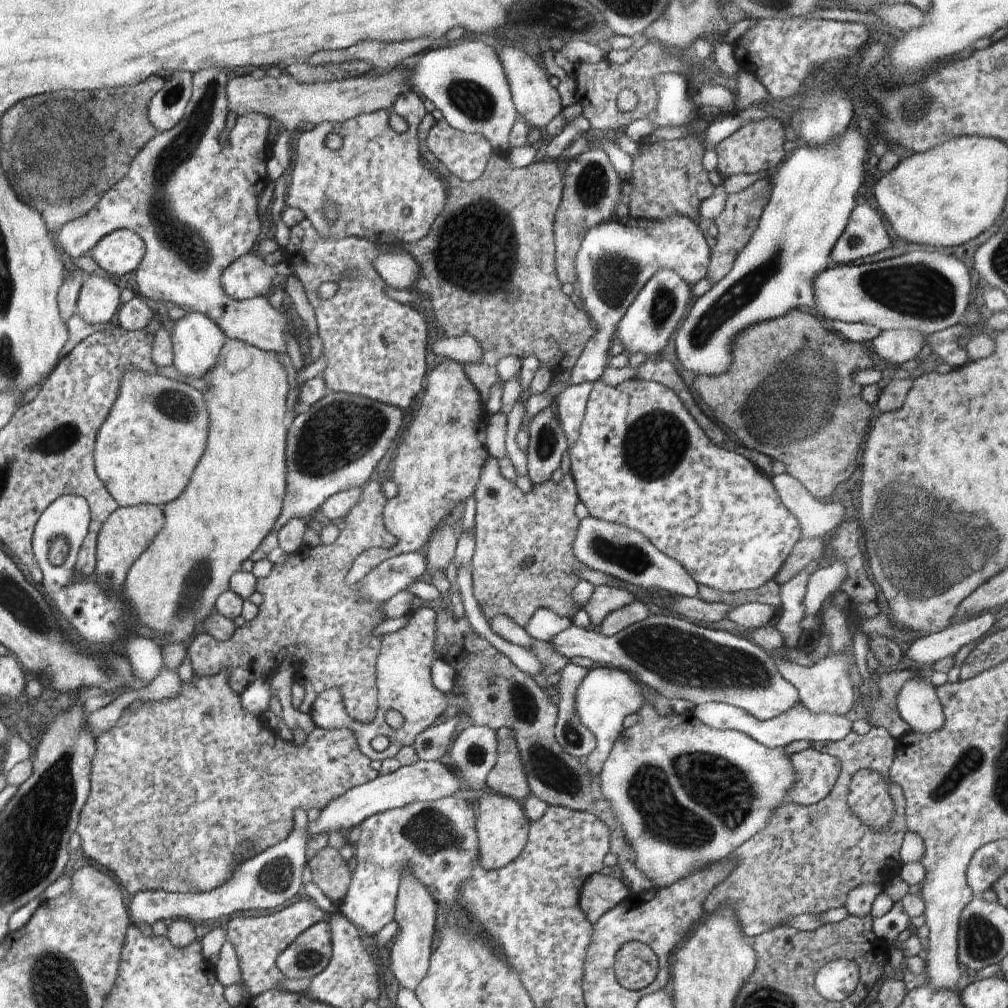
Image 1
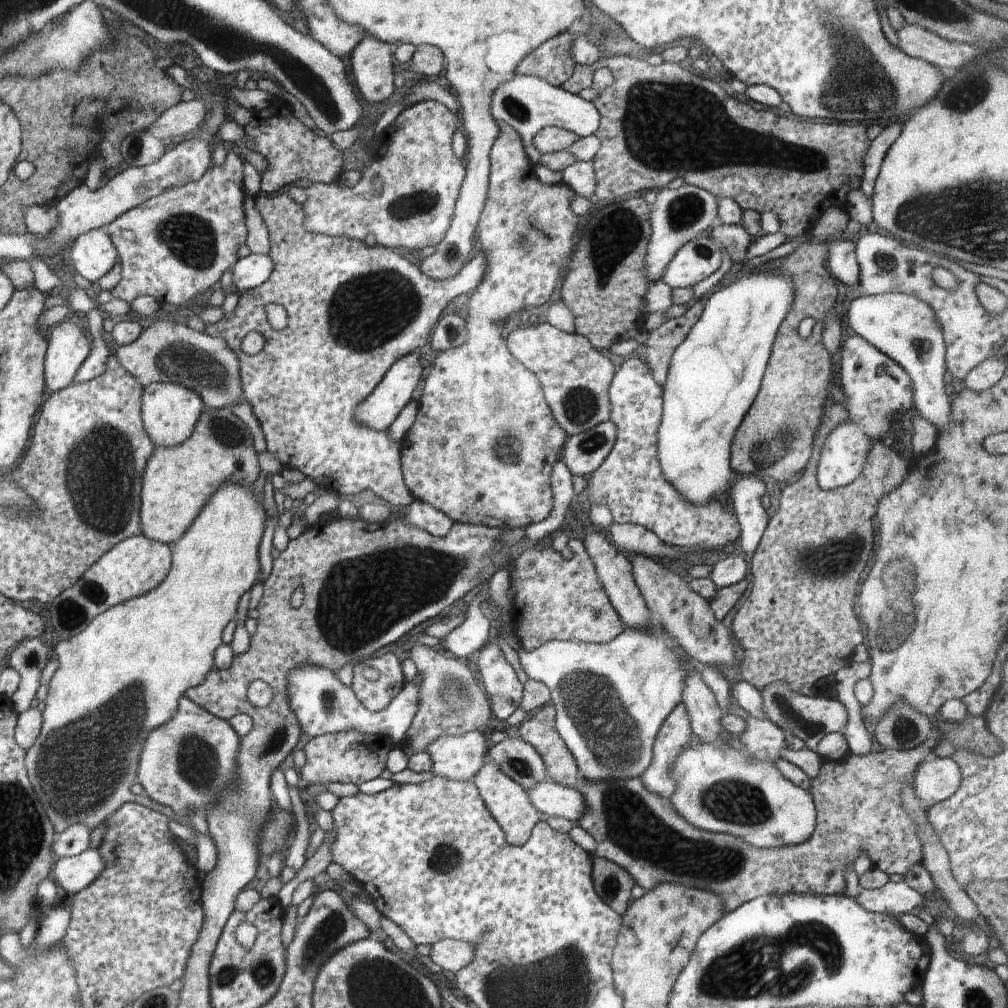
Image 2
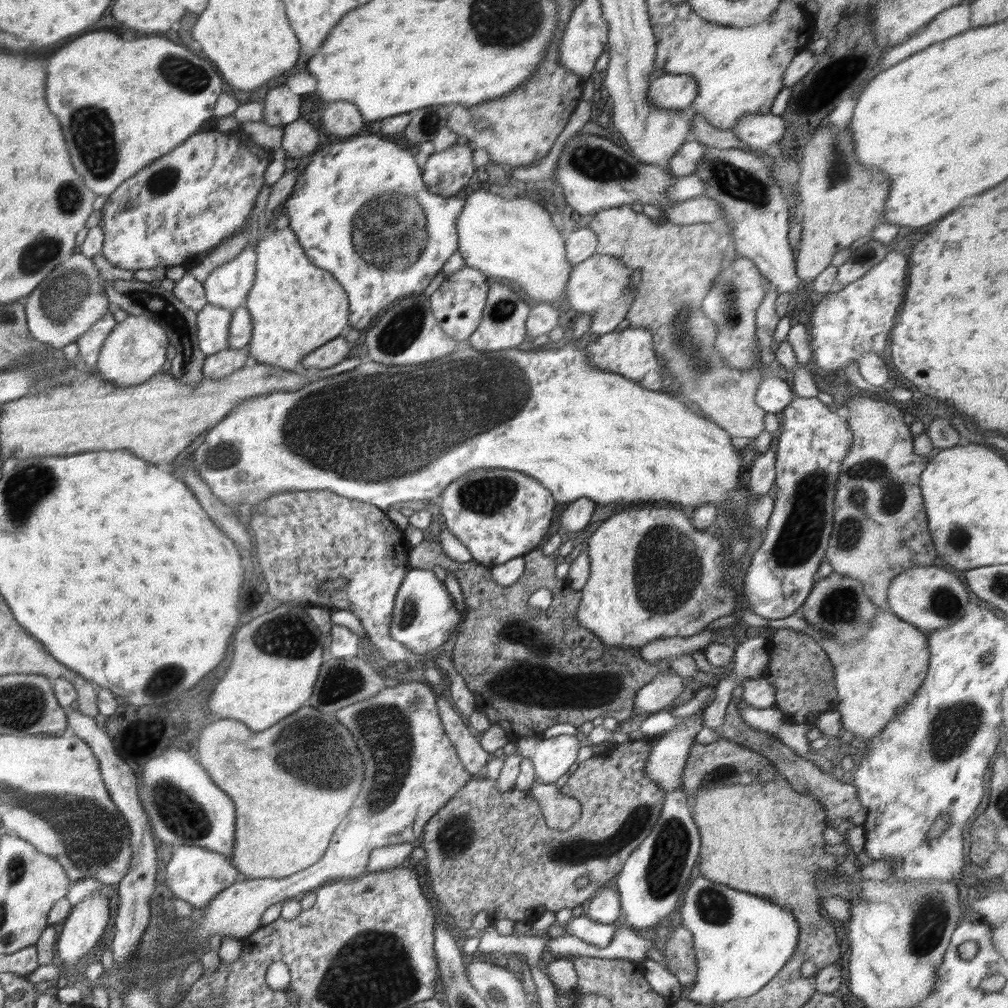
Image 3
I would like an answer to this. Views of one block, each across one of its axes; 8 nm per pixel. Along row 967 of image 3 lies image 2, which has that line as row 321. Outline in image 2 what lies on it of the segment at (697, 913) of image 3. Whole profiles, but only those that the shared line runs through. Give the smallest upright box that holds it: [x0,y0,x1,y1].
[658,271,794,558]

